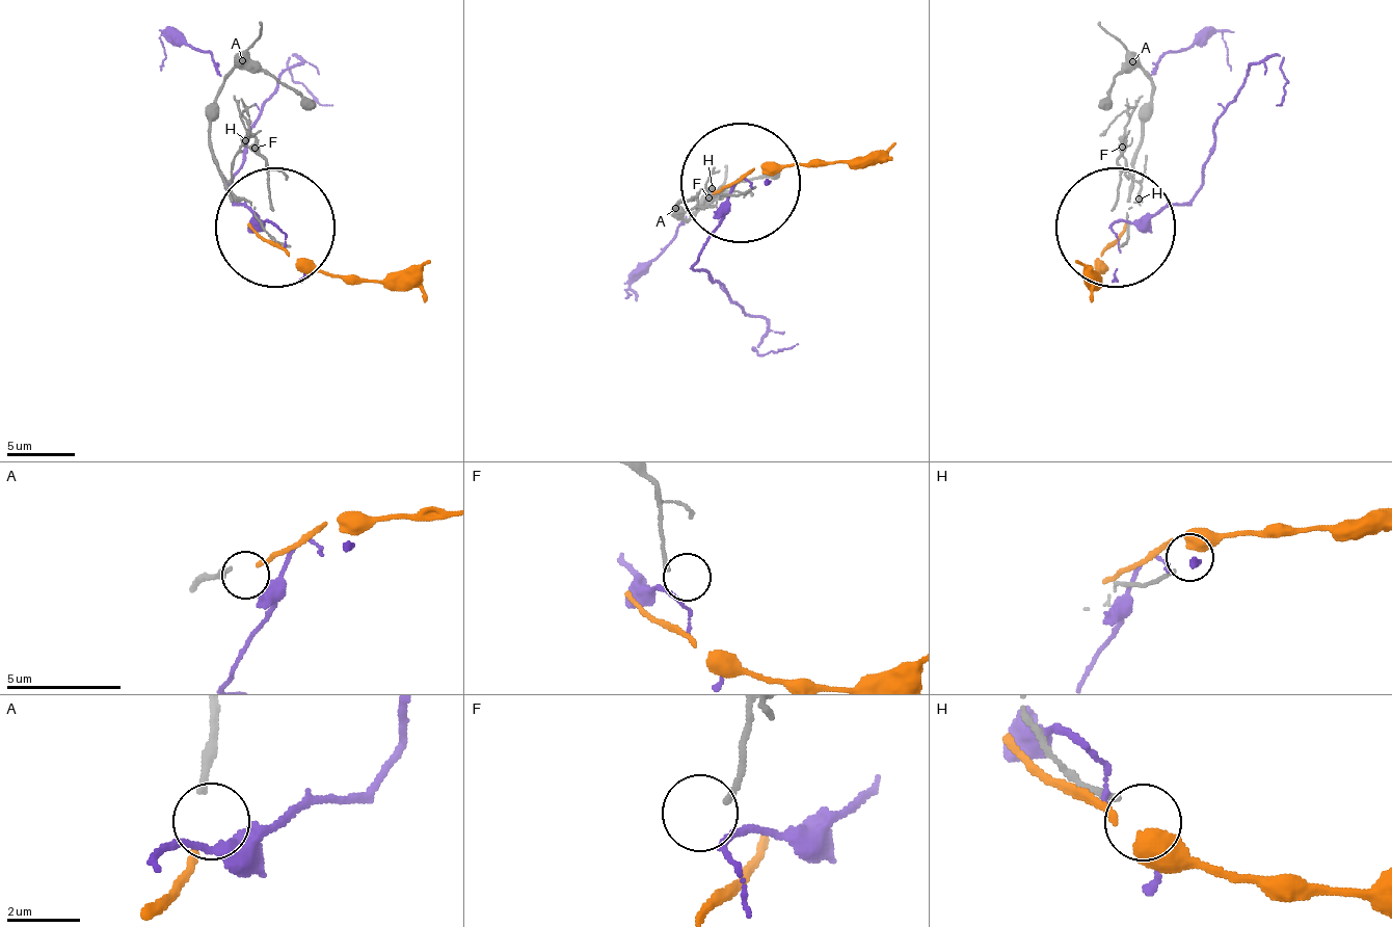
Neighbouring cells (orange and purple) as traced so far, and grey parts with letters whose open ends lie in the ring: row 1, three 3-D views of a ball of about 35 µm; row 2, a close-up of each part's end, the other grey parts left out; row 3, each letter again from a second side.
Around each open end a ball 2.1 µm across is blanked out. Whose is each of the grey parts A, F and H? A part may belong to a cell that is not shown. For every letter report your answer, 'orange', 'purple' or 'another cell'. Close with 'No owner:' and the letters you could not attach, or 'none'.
A: orange
F: another cell
H: another cell
No owner: F, H

